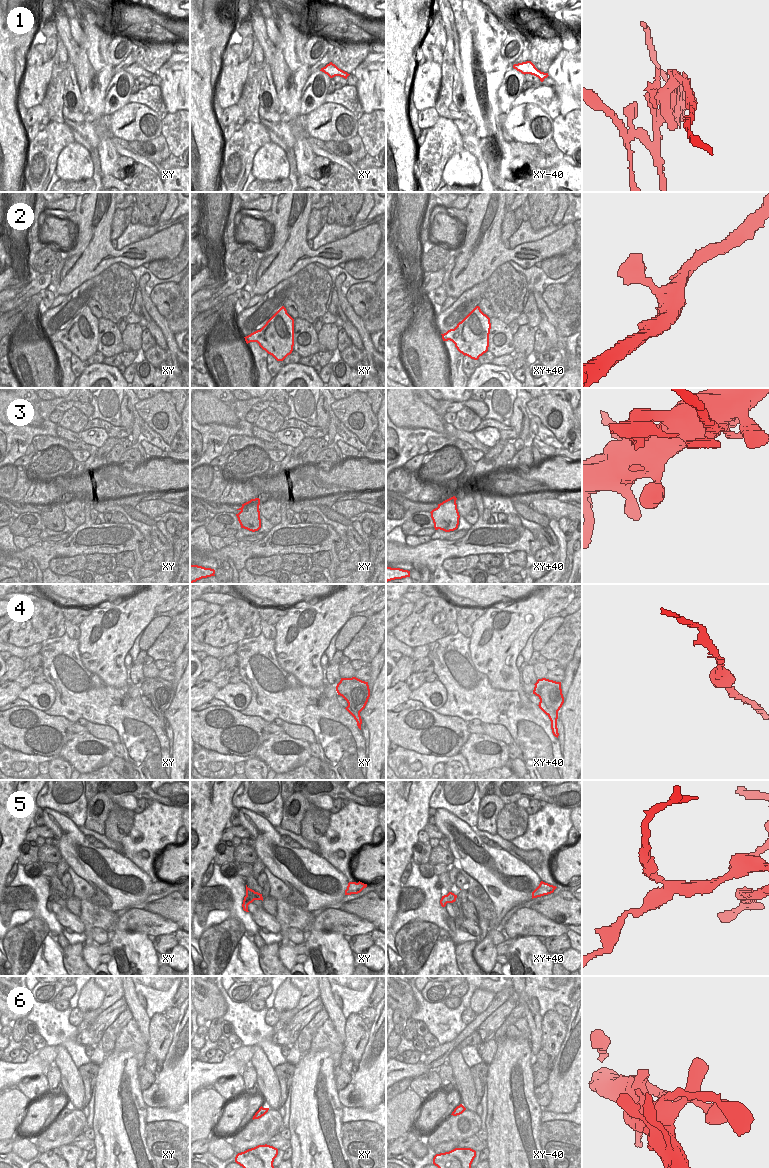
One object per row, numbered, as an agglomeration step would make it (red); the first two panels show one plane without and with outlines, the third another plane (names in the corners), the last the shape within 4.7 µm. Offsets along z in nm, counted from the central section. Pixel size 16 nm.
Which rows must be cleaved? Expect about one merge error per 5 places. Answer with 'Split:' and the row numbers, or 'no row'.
Split: 1

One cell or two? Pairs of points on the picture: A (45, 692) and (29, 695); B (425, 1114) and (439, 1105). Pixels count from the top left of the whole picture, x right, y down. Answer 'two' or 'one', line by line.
A: one
B: one

